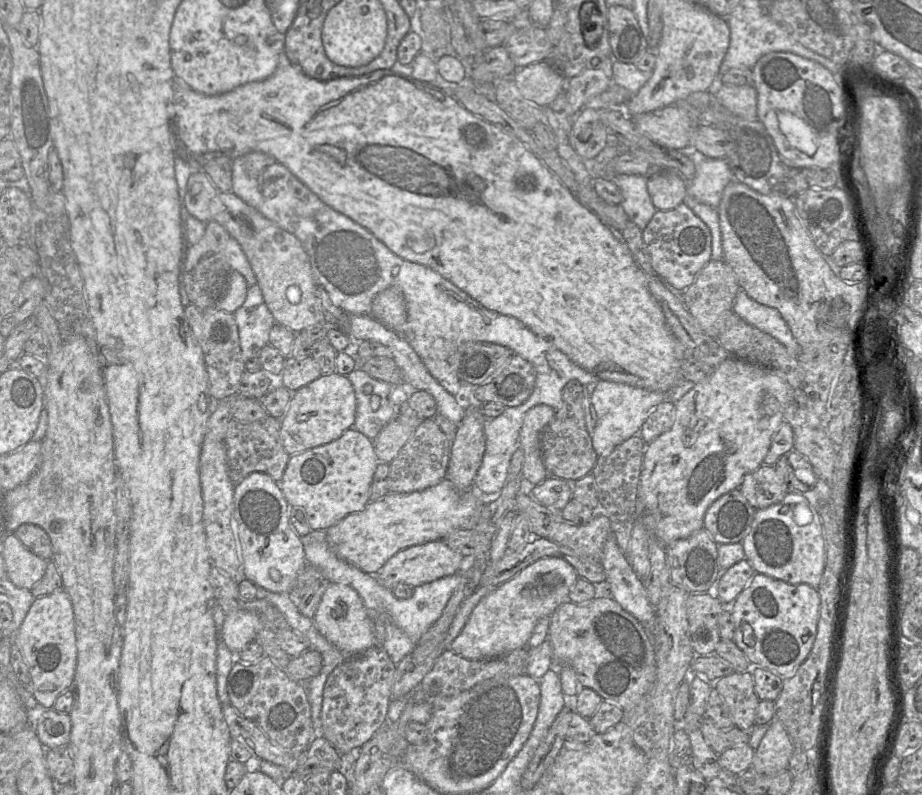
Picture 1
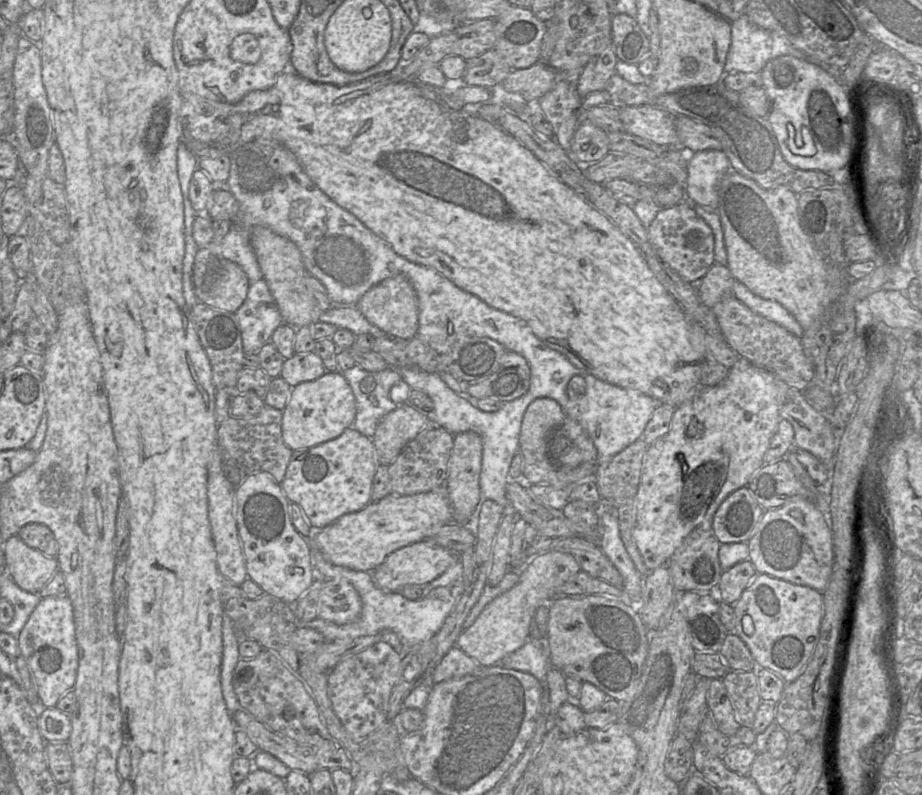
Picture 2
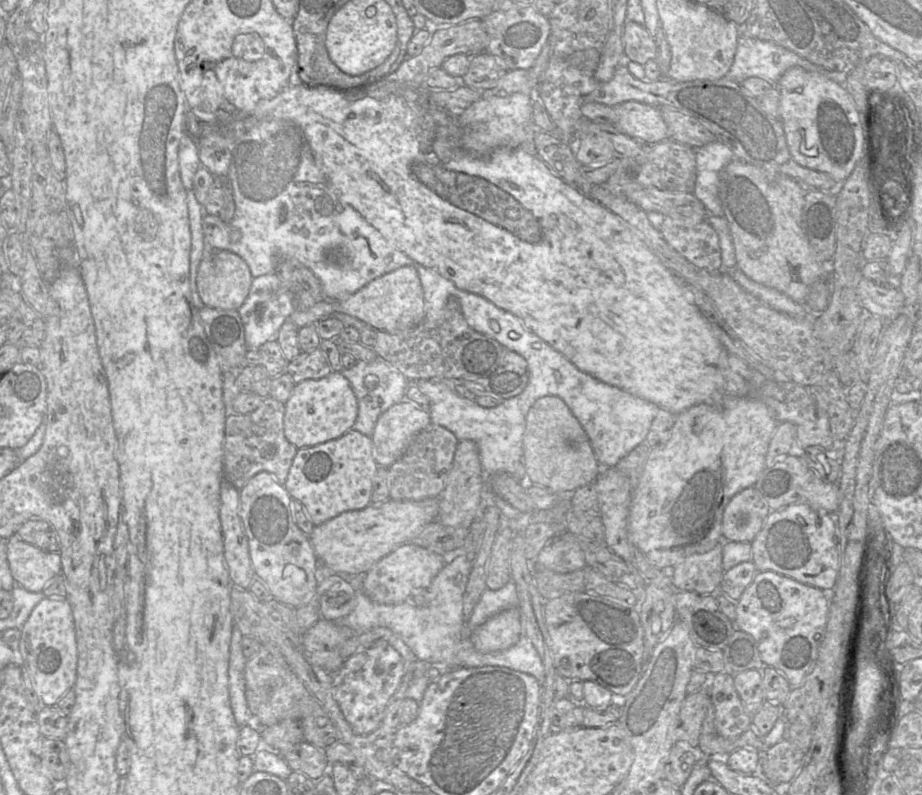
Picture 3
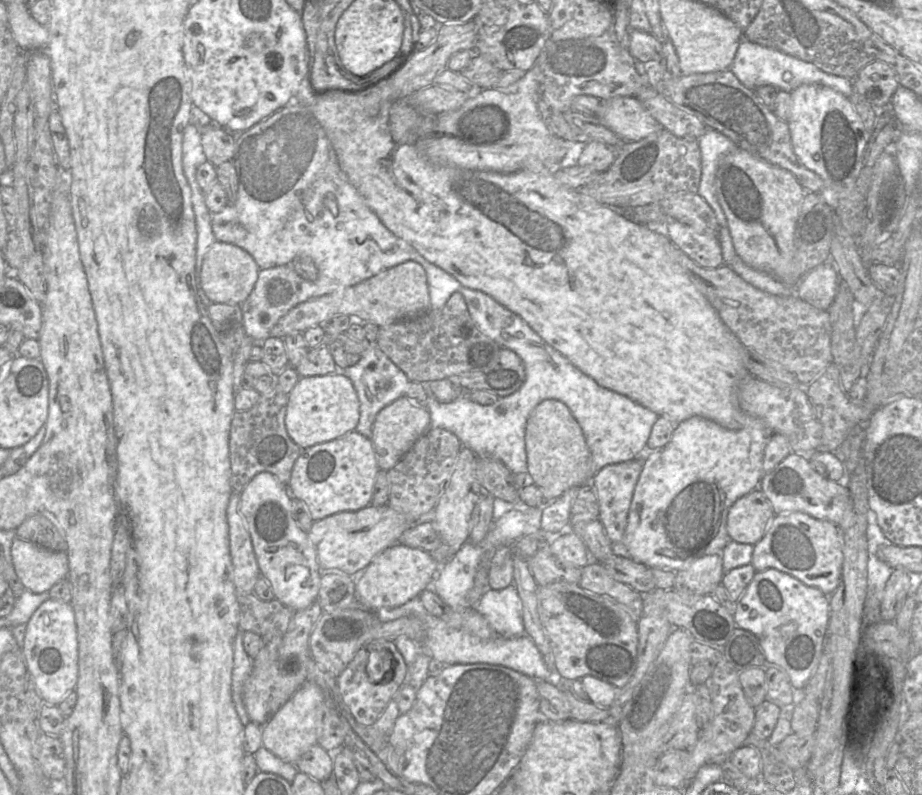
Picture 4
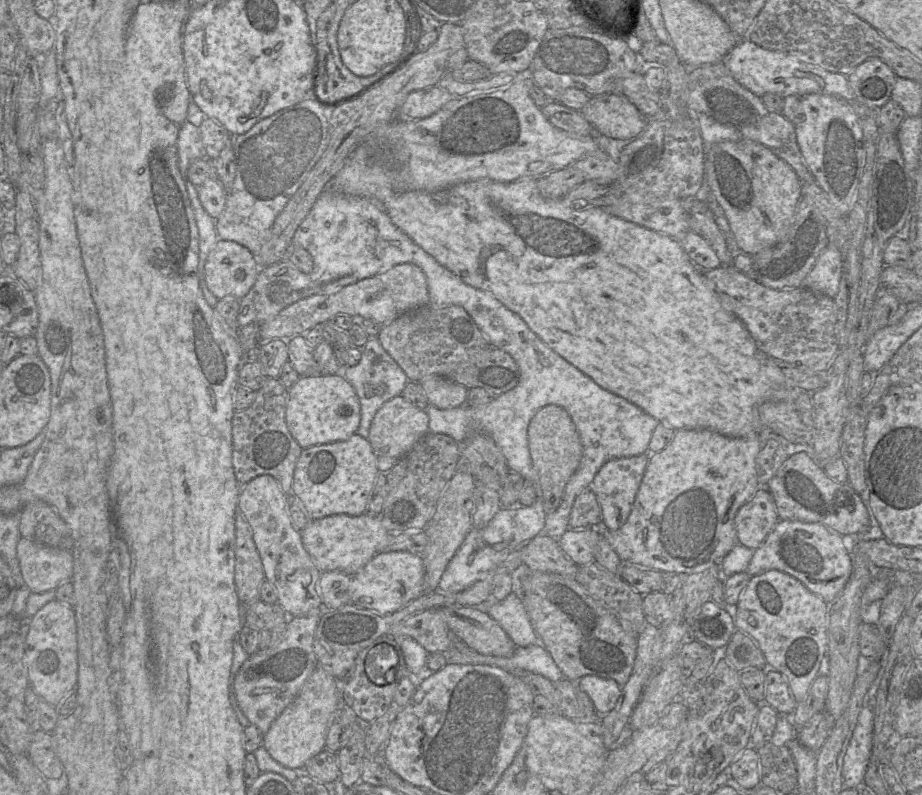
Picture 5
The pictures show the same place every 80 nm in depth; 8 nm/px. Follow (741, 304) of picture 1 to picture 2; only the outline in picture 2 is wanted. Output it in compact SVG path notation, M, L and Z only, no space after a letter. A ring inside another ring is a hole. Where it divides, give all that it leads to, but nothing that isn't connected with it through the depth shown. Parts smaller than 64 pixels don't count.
M738 281L733 283L732 295L754 313L782 326L793 335L799 338L802 337L804 330L797 320L780 303L756 296L748 290L745 285Z

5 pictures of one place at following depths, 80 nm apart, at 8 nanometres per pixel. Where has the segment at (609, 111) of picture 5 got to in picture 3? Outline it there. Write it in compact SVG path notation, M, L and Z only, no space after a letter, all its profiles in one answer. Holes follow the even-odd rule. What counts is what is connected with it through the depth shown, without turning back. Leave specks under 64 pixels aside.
M636 101L623 102L612 108L615 112L615 124L612 125L631 138L649 144L669 138L659 108Z

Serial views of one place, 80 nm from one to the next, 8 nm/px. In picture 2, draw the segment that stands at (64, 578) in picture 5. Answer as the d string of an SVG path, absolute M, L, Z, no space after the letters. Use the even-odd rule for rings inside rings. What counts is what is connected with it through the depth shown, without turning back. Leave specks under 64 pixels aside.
M17 535L4 541L3 548L6 571L24 591L38 593L58 571L56 557L28 547Z

